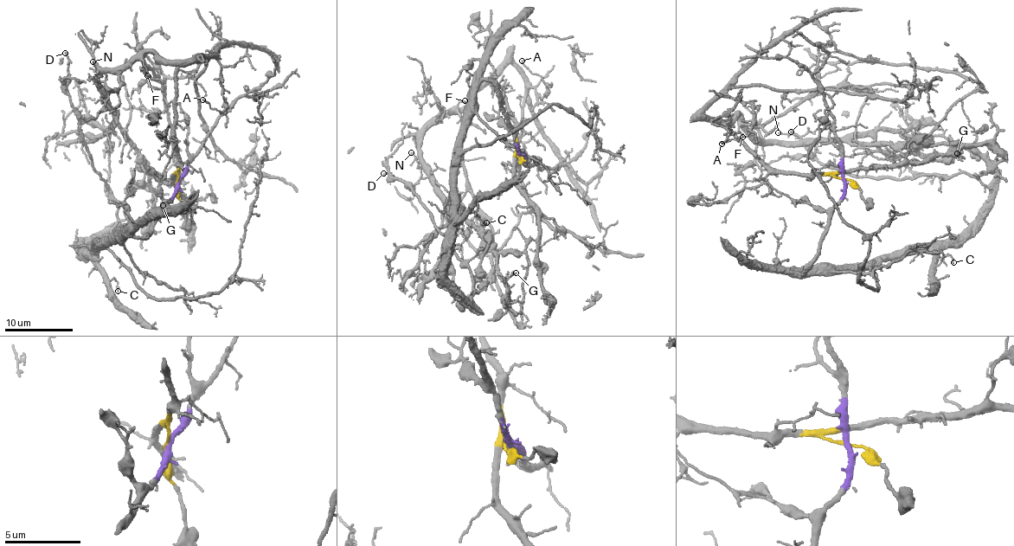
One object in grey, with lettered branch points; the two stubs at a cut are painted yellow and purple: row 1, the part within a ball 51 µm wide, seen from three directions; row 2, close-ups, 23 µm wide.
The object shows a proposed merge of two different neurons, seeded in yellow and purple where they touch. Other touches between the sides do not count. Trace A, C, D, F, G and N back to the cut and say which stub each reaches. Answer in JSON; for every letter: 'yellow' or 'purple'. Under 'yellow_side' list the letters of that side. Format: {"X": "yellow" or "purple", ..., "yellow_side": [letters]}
{"A": "yellow", "C": "purple", "D": "purple", "F": "yellow", "G": "yellow", "N": "yellow", "yellow_side": ["A", "F", "G", "N"]}

